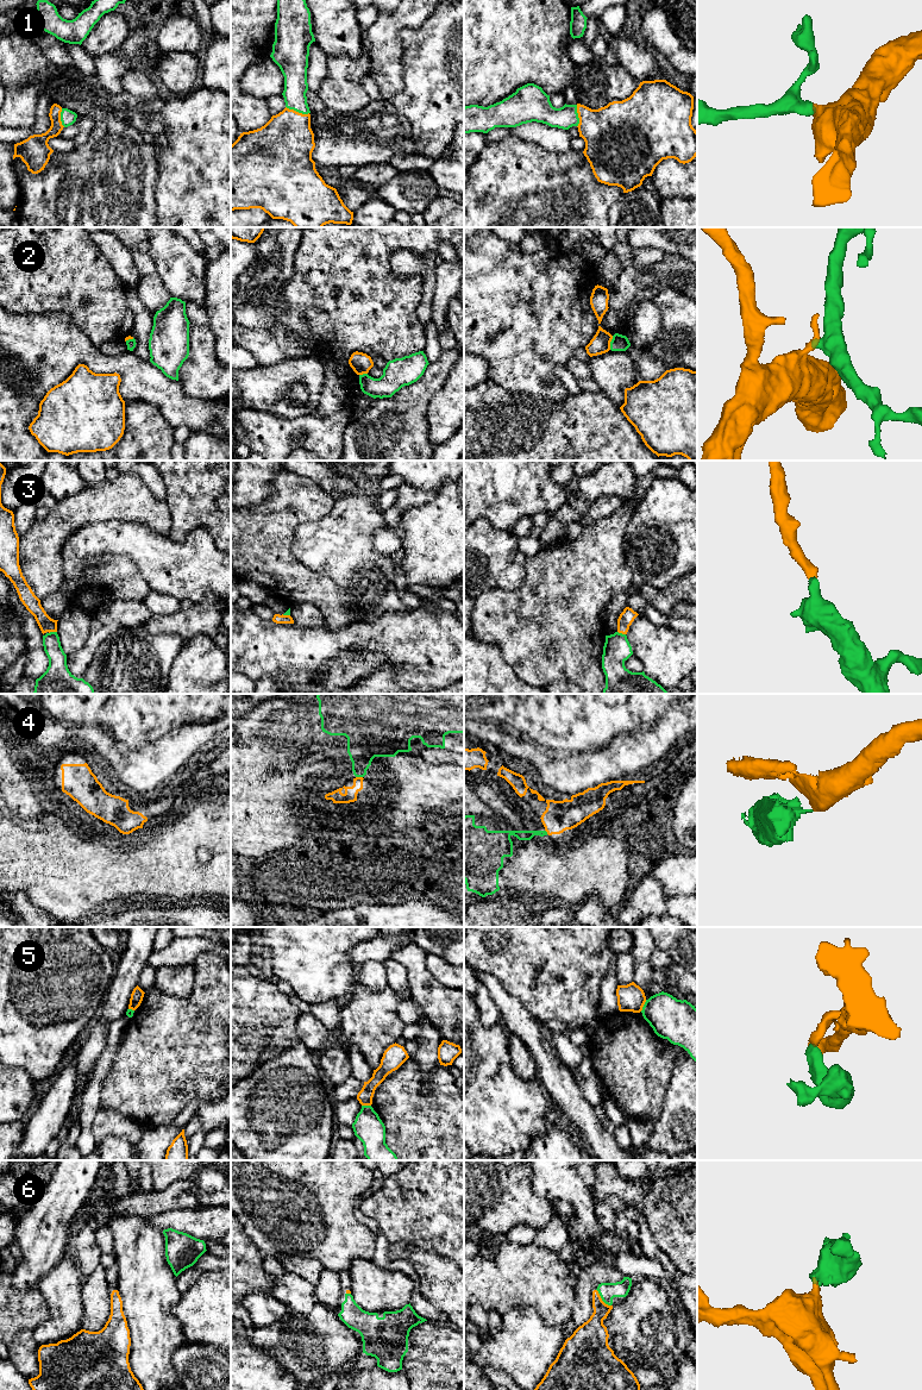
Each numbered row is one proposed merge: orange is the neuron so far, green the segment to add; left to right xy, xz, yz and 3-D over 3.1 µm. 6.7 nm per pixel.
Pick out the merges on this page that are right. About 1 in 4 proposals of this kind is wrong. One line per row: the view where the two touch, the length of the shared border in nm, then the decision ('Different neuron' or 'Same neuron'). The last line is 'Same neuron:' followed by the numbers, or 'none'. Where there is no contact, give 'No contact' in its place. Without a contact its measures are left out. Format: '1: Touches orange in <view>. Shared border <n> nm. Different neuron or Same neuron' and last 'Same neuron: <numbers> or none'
1: Touches orange in xz. Shared border 170 nm. Same neuron
2: Touches orange in yz. Shared border 100 nm. Different neuron
3: Touches orange in xy. Shared border 60 nm. Same neuron
4: Touches orange in xz. Shared border 50 nm. Different neuron
5: Touches orange in yz. Shared border 90 nm. Different neuron
6: Touches orange in yz. Shared border 160 nm. Same neuron
Same neuron: 1, 3, 6

